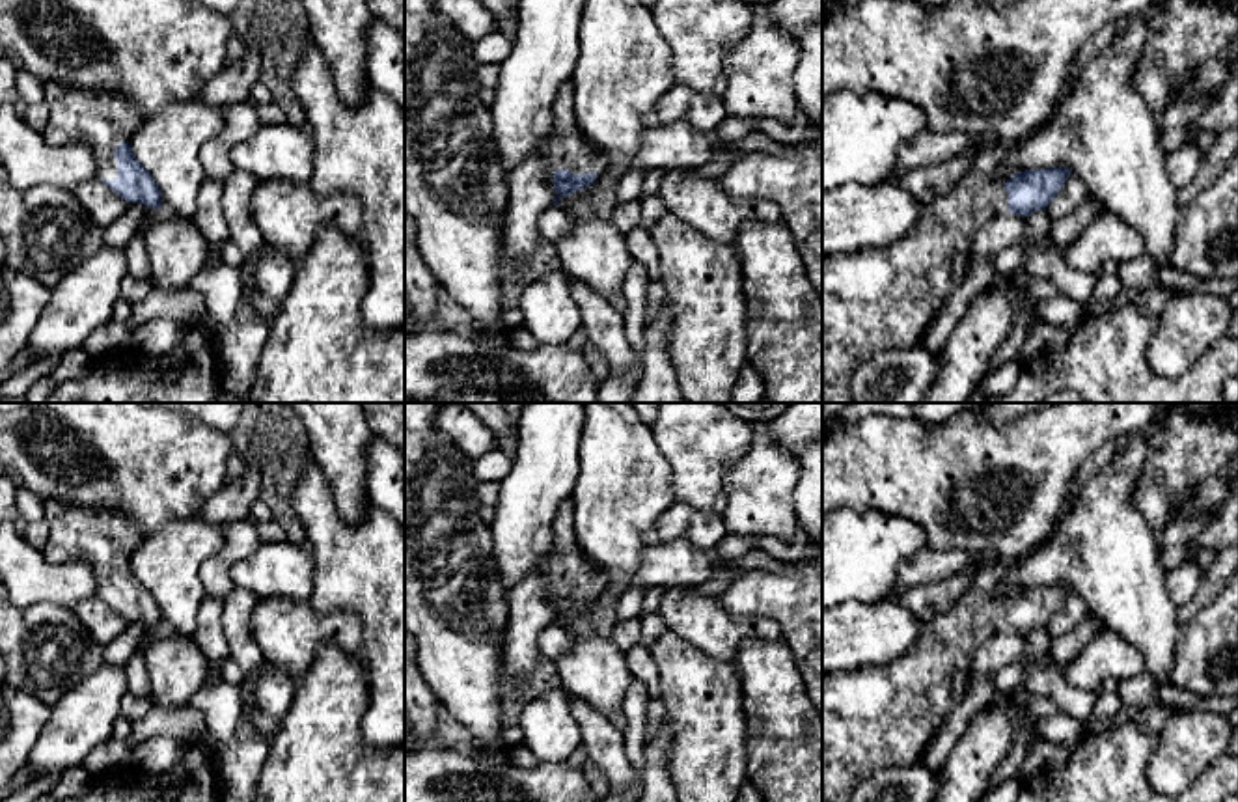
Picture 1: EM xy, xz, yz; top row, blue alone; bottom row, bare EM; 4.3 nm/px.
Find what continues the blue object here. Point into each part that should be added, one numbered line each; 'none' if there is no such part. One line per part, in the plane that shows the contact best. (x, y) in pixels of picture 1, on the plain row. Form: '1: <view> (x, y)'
1: xy (101, 538)
2: xz (567, 567)

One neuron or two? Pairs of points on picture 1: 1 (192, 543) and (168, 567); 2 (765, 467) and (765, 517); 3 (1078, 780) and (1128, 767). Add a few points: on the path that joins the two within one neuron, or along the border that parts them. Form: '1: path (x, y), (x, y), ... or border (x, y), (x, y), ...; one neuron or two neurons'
1: path (187, 549), (174, 562); one neuron
2: path (765, 480), (765, 504); one neuron
3: path (1091, 780), (1102, 780), (1115, 767); one neuron

